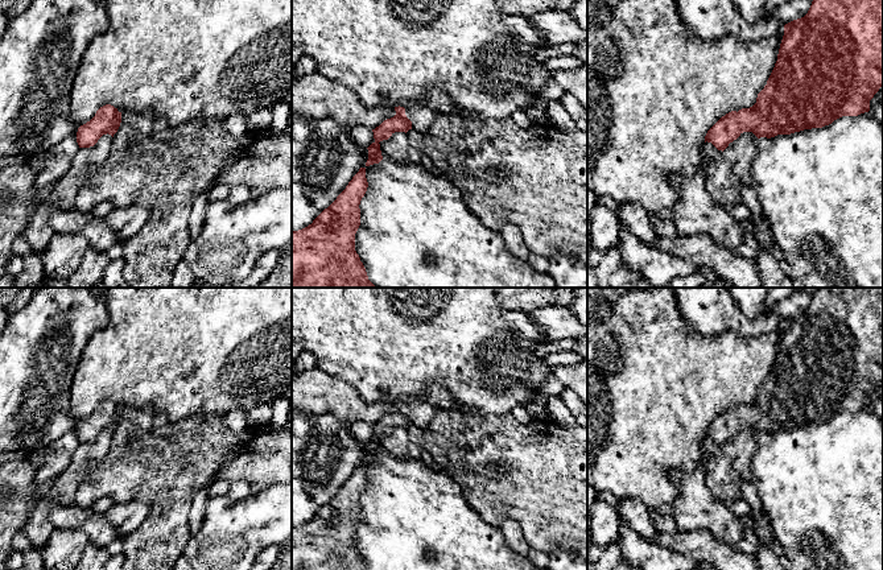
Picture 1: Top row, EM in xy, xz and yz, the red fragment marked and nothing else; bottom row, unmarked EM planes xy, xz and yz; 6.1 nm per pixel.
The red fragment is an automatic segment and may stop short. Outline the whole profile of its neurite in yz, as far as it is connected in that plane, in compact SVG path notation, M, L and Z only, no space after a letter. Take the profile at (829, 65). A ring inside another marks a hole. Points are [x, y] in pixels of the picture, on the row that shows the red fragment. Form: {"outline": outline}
{"outline": "M813 0L808 13L784 25L784 36L780 44L777 61L764 88L758 94L756 103L738 112L731 111L722 116L706 133L705 142L711 142L718 150L725 150L730 142L743 132L752 132L758 139L791 135L804 129L822 128L842 116L858 116L870 111L870 100L883 86L883 0Z"}

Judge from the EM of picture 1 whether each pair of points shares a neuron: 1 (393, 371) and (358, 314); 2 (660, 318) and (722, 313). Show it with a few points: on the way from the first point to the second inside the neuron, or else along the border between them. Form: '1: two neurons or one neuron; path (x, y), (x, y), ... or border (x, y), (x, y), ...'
1: one neuron; path (390, 356), (390, 346), (372, 329)
2: two neurons; border (676, 301), (681, 317), (700, 334), (708, 335)

